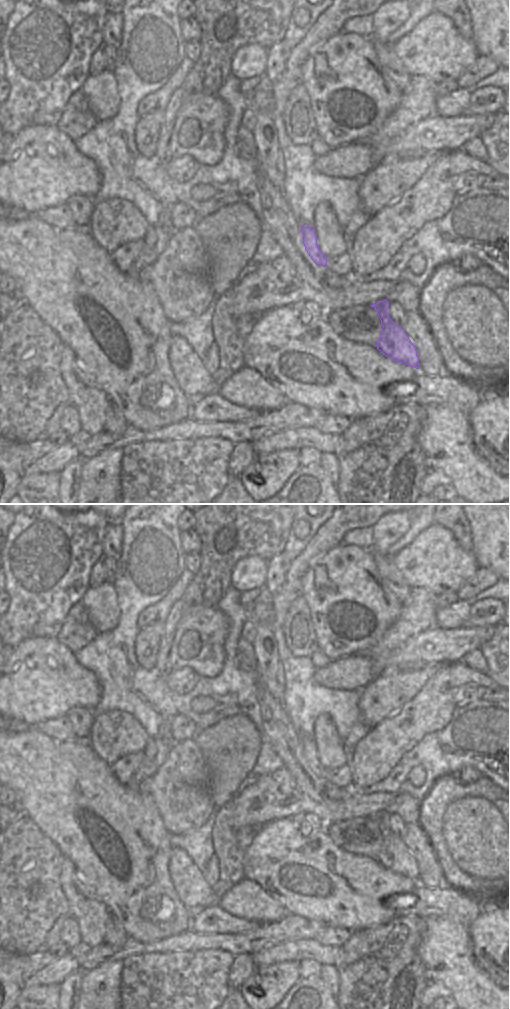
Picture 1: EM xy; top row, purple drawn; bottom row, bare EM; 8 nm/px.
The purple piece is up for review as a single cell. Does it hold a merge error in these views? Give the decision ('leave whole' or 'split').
split

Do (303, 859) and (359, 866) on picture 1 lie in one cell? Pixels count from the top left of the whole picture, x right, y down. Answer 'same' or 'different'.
same

